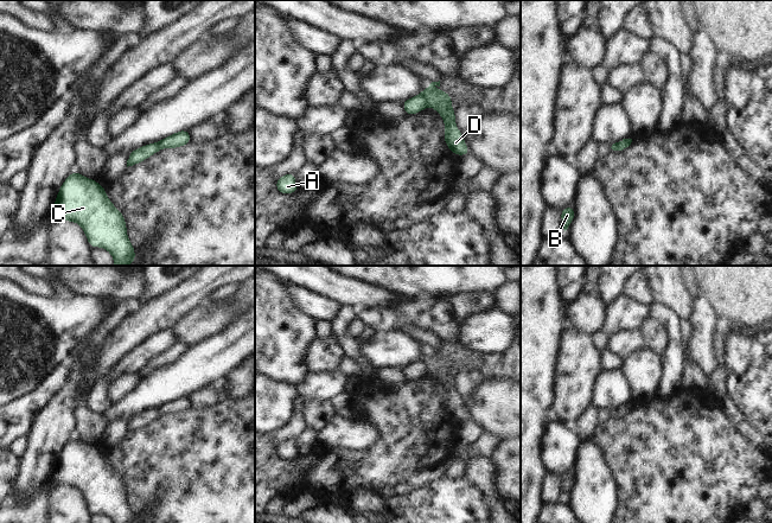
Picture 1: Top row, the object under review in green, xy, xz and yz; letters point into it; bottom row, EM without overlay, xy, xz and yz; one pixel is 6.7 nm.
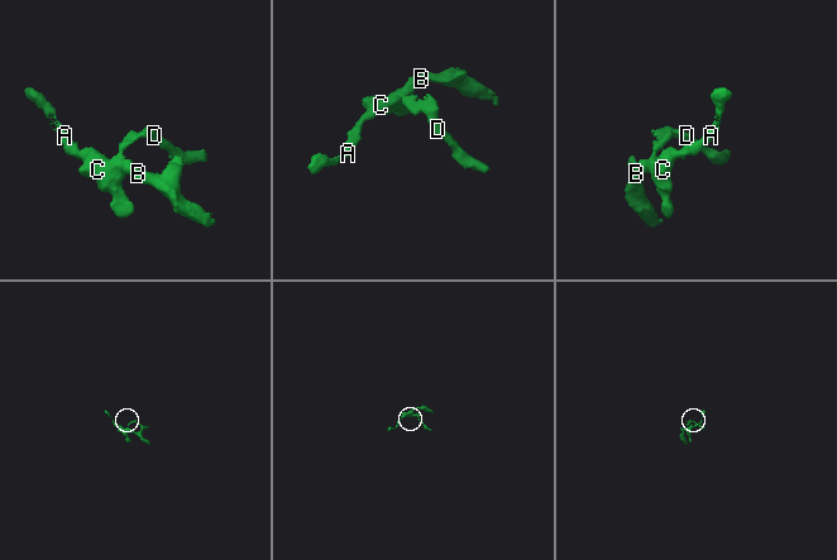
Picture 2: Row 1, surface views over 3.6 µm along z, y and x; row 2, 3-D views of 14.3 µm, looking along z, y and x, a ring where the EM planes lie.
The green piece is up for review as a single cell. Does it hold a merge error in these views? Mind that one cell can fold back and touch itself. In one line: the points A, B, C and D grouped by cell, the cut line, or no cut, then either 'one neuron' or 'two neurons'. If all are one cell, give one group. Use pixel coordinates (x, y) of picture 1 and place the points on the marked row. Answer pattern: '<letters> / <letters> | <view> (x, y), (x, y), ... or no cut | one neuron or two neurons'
A B C / D | xz (420, 94), (427, 104) | two neurons

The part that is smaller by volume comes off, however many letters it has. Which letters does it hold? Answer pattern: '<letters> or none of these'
D

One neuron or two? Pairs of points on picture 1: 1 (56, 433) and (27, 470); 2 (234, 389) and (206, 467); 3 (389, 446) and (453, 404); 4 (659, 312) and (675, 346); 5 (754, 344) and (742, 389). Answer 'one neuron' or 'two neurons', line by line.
1: one neuron
2: two neurons
3: two neurons
4: one neuron
5: one neuron

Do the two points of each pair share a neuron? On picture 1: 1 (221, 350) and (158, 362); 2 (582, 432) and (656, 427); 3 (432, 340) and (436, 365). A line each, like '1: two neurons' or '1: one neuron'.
1: two neurons
2: two neurons
3: one neuron

